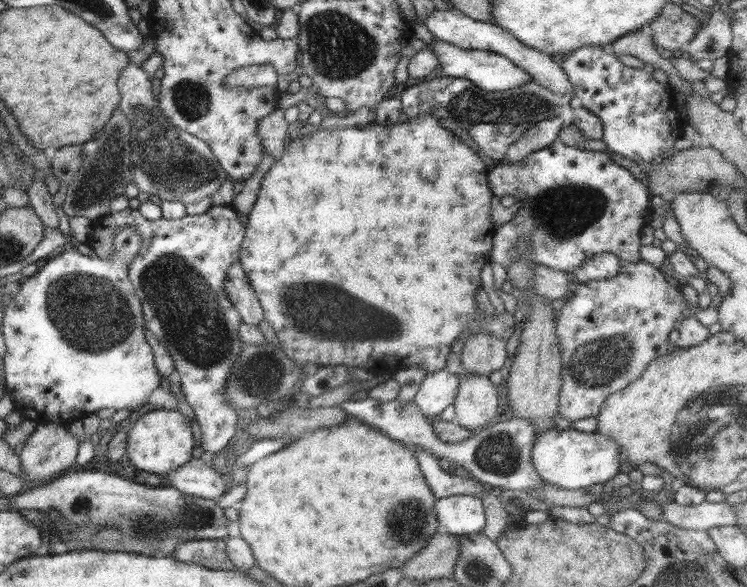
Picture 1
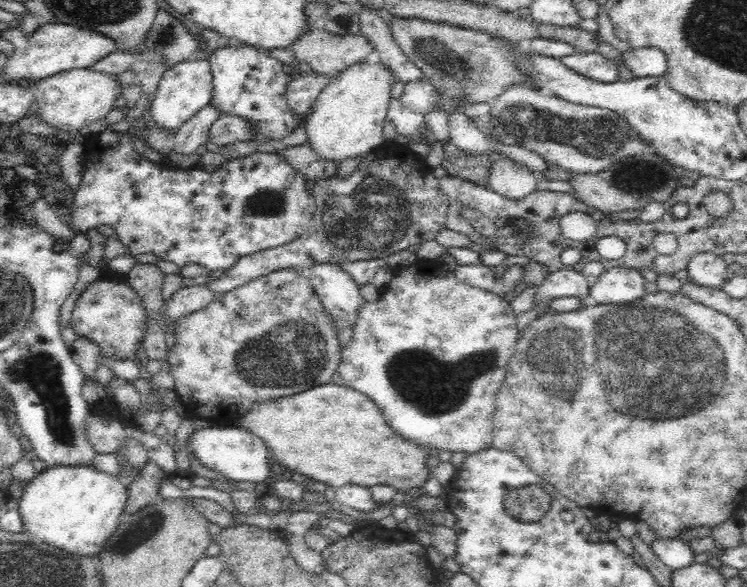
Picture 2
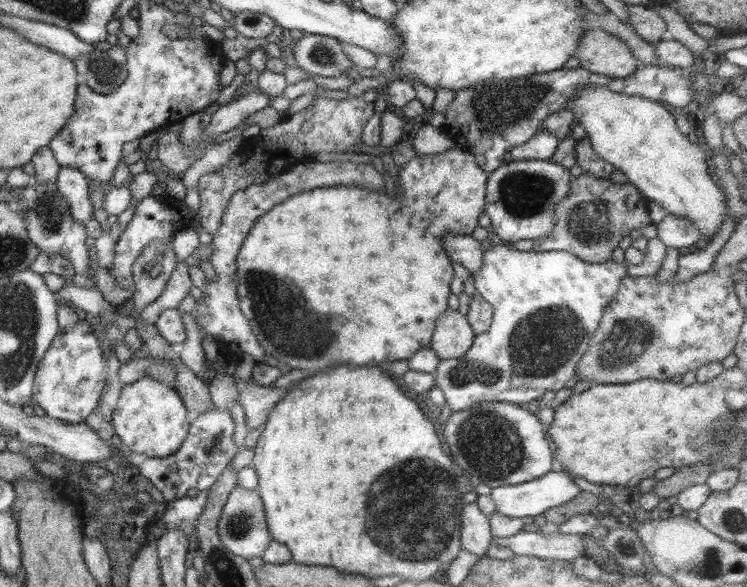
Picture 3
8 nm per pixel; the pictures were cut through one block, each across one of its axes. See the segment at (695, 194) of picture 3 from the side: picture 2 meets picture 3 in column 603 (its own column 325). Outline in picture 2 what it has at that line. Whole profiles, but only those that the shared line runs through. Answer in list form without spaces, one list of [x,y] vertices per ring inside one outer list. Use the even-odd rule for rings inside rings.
[[[365,61],[353,64],[338,77],[331,78],[302,122],[307,143],[320,160],[340,163],[342,160],[364,157],[388,142],[387,110],[392,81],[394,78],[384,64],[378,62],[371,65]]]

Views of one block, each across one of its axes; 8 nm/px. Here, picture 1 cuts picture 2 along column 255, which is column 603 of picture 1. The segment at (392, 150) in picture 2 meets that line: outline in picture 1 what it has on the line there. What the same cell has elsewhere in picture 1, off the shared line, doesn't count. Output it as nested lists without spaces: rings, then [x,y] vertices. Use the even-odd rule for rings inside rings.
[[[601,252],[585,260],[581,267],[573,270],[579,283],[587,283],[595,280],[611,279],[617,275],[621,261],[611,252]]]

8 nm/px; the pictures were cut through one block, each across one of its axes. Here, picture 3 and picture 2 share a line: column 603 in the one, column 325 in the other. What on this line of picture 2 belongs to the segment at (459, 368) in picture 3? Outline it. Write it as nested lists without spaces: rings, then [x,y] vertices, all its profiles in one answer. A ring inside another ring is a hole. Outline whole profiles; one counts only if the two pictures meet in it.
[[[330,262],[314,264],[307,275],[326,313],[334,317],[337,328],[342,330],[347,325],[354,326],[358,308],[364,304],[364,299],[352,277],[340,269],[340,264]]]

